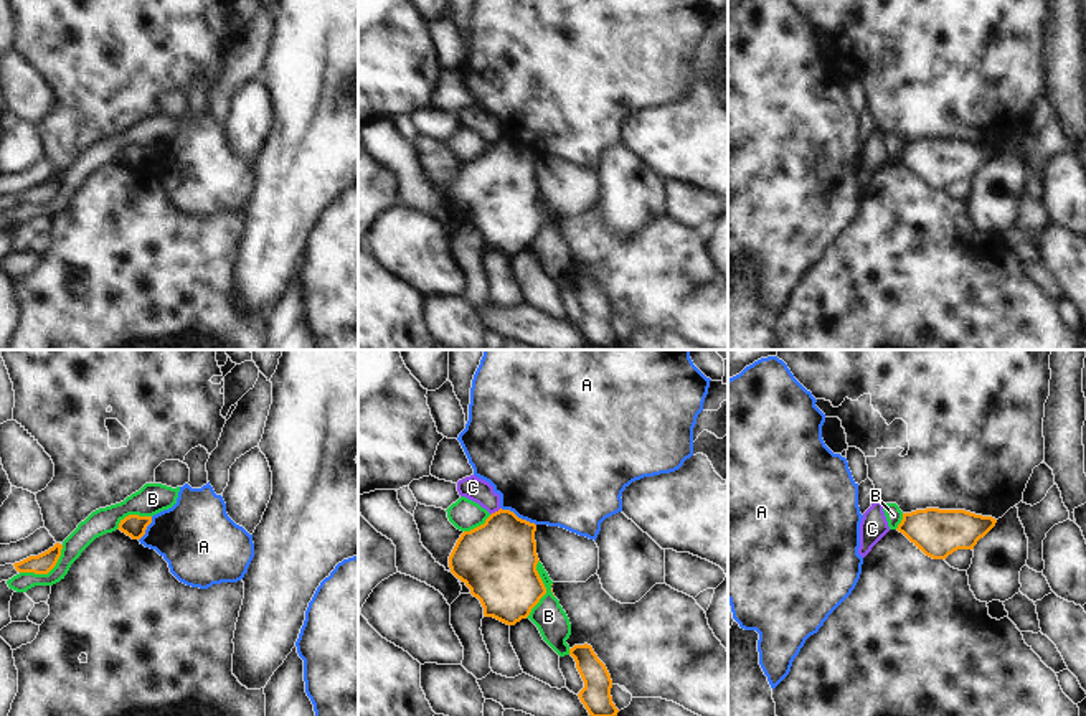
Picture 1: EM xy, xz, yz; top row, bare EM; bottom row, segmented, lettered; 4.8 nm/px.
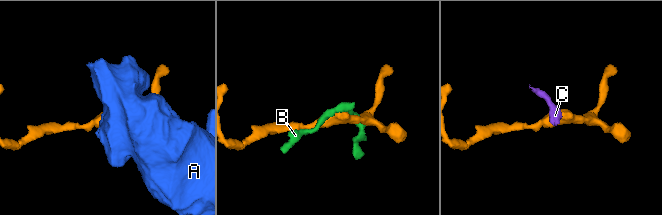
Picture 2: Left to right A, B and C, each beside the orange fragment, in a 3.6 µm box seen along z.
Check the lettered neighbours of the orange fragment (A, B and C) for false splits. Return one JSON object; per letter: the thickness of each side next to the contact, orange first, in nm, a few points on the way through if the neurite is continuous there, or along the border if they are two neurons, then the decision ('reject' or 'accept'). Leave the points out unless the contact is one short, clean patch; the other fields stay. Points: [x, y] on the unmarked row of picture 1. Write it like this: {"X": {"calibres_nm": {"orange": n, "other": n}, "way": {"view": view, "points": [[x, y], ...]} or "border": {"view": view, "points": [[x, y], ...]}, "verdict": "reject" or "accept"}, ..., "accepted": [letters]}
{"A": {"calibres_nm": {"orange": 380, "other": 480}, "verdict": "reject"}, "B": {"calibres_nm": {"orange": 360, "other": 160}, "verdict": "reject"}, "C": {"calibres_nm": {"orange": 380, "other": 120}, "border": {"view": "xz", "points": [[500, 139], [491, 146]]}, "verdict": "reject"}, "accepted": []}

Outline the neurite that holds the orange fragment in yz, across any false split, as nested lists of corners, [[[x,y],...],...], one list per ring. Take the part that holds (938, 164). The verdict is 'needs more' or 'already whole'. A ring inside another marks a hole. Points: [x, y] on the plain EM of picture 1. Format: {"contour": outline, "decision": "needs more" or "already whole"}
{"contour": [[[926,139],[903,144],[898,162],[933,190],[946,190],[957,180],[974,180],[997,150],[966,140]]], "decision": "already whole"}

